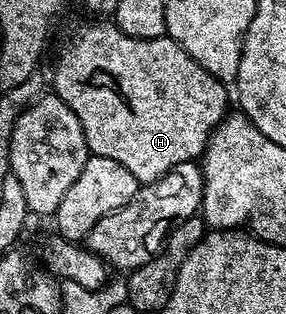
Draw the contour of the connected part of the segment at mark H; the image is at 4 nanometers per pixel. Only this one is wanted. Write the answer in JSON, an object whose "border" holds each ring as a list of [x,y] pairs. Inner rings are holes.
{"border":[[[112,21],[93,22],[97,23],[79,28],[77,36],[58,53],[53,79],[51,75],[52,90],[79,119],[90,152],[119,161],[135,173],[141,185],[161,179],[175,165],[200,160],[209,135],[230,110],[231,95],[225,92],[226,84],[207,73],[174,39],[136,39],[127,37]]]}

